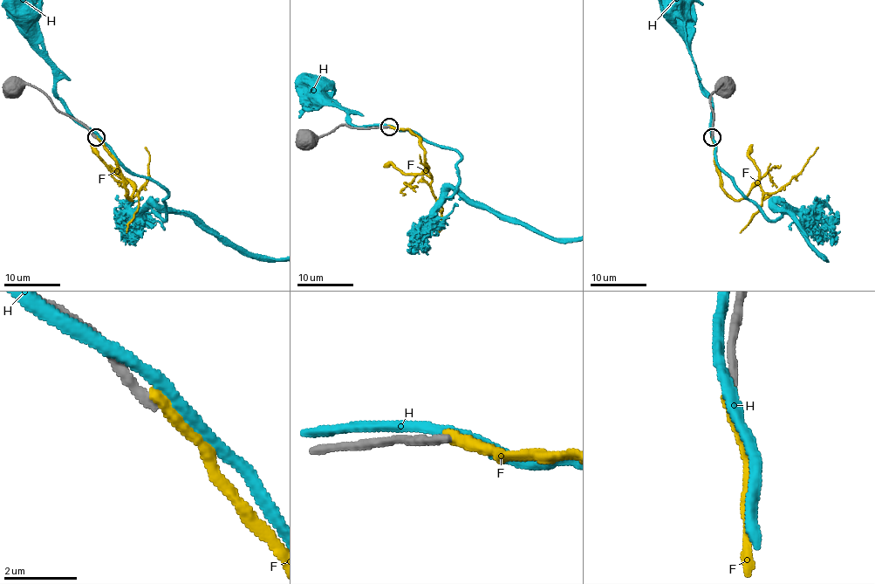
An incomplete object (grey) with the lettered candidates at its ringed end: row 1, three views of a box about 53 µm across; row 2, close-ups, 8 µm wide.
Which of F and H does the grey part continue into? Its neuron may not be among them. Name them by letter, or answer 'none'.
none

